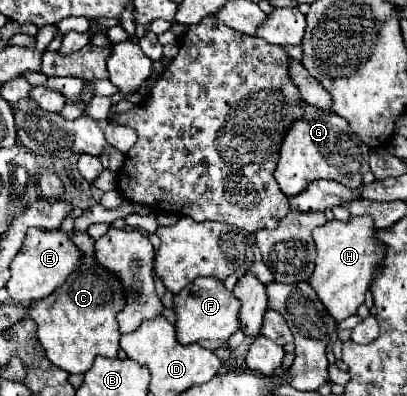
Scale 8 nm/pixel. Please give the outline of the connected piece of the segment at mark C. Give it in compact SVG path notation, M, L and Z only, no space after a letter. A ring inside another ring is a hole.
M81 264L73 270L63 286L47 298L29 308L31 318L37 322L37 338L45 348L47 358L69 374L85 374L95 356L115 358L119 352L119 324L117 314L125 308L125 290L121 280L93 264Z

